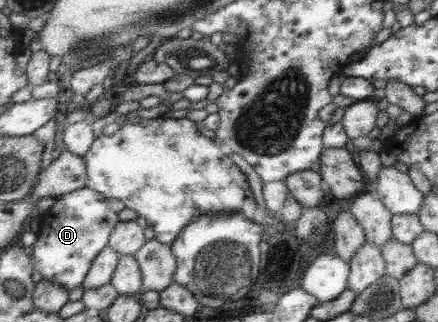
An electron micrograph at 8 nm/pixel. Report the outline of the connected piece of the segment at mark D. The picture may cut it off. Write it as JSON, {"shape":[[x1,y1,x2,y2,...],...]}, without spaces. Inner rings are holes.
{"shape":[[87,186,57,197,54,199,53,205,40,217,40,229,36,233,37,237,33,245,30,245,28,249,33,270,38,271,42,279,61,285,63,289,67,289,67,292,73,291,75,287,82,285,93,257,107,246,111,230,117,222,118,217,109,210,105,197]]}

